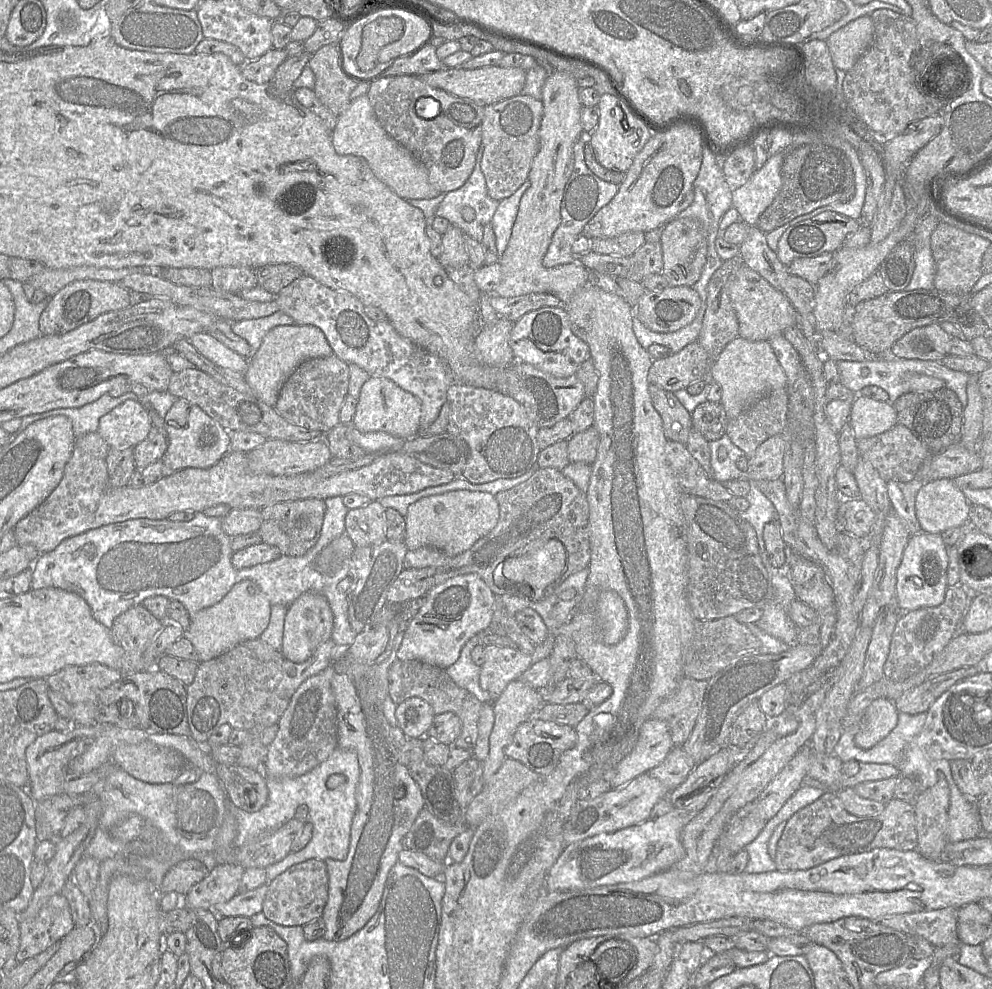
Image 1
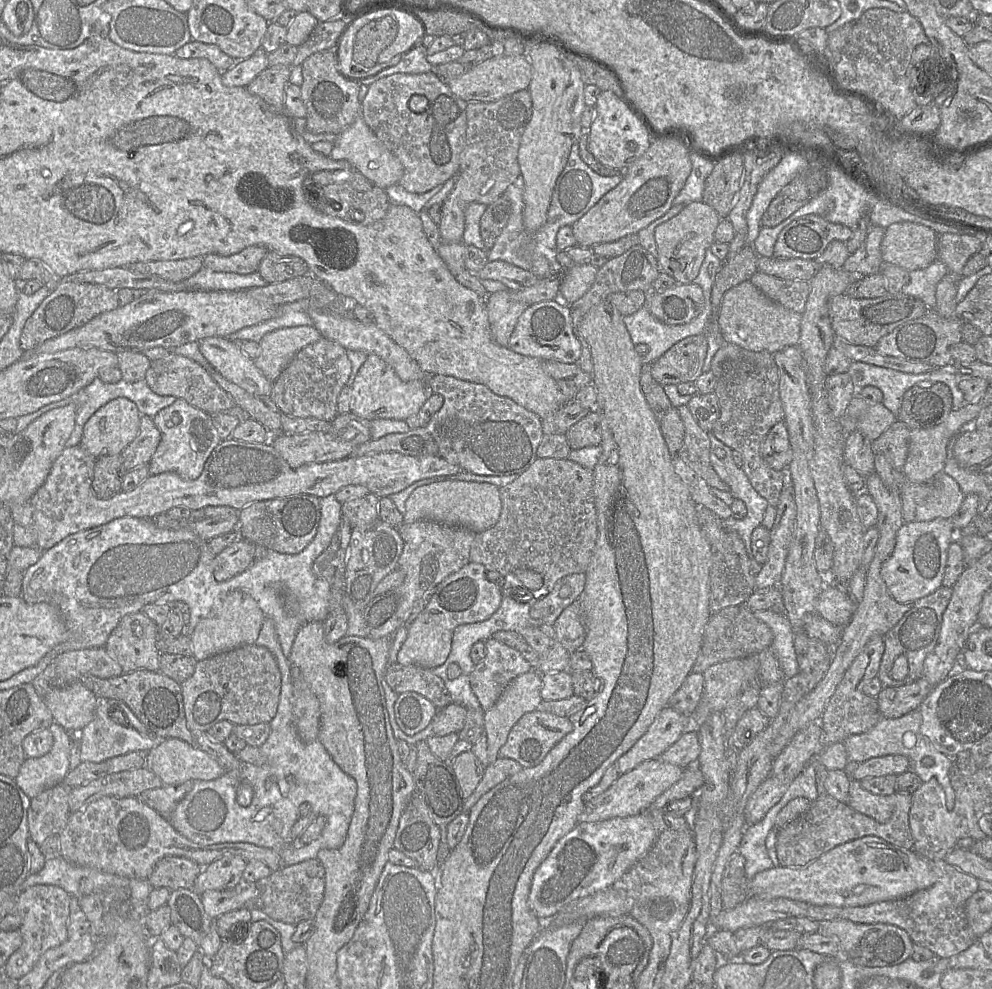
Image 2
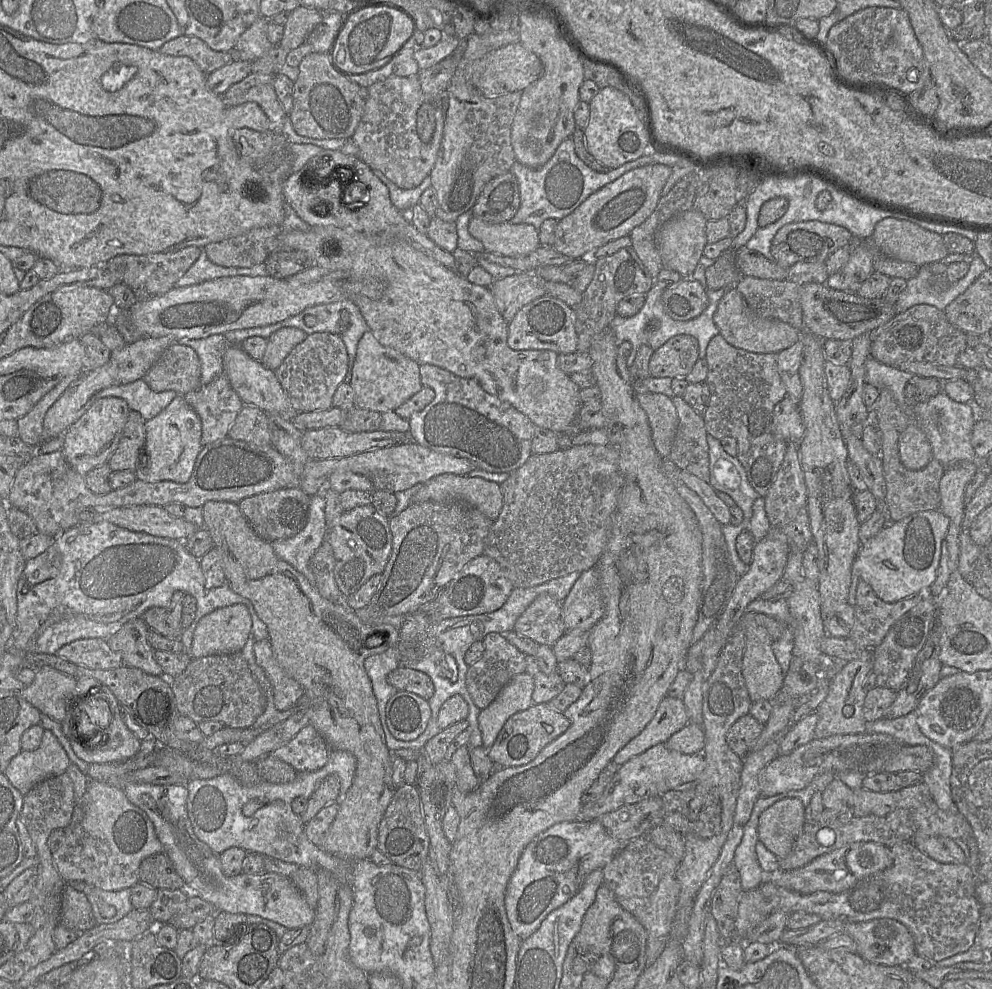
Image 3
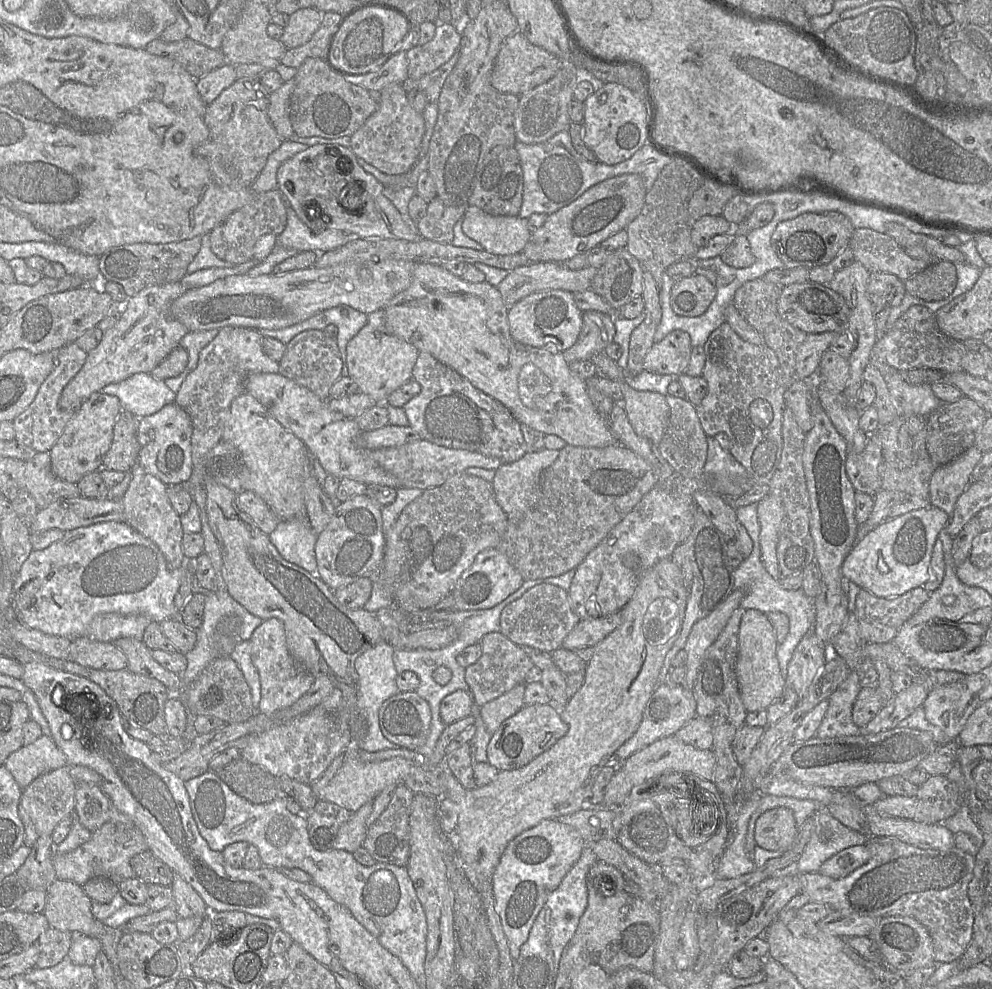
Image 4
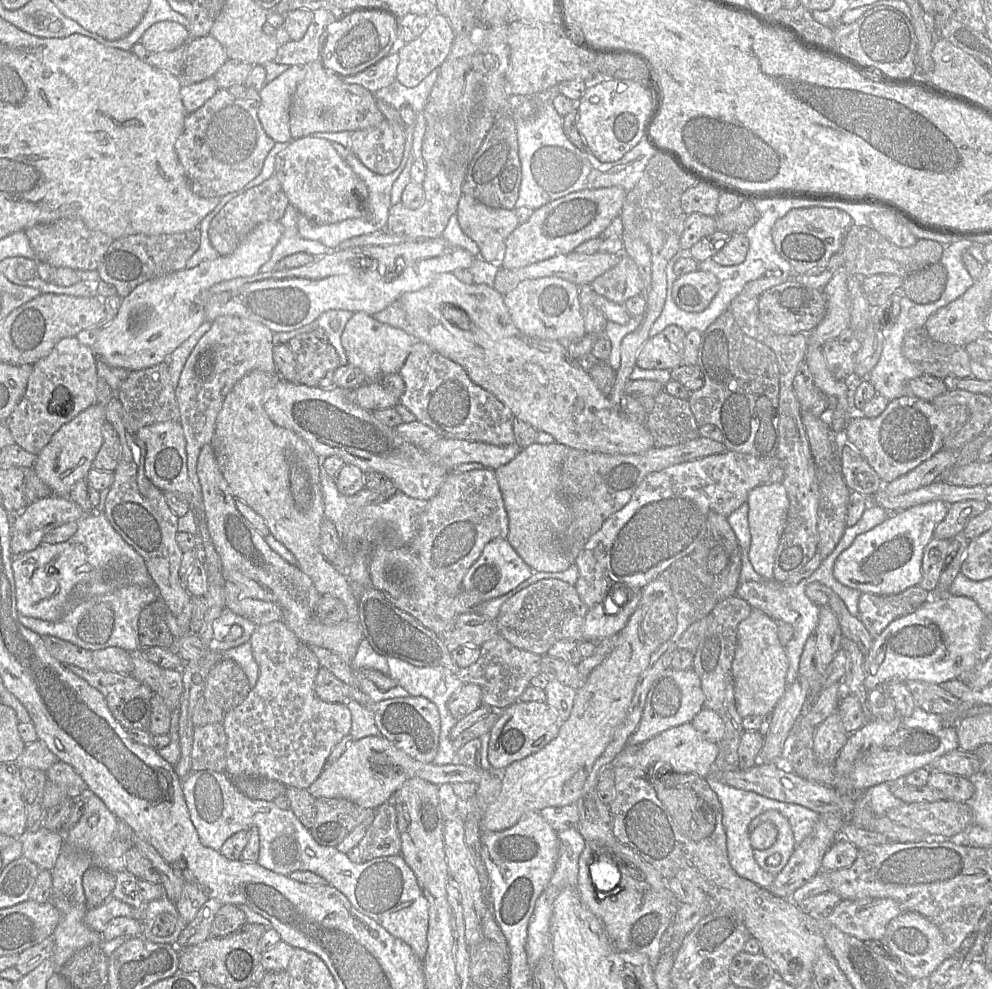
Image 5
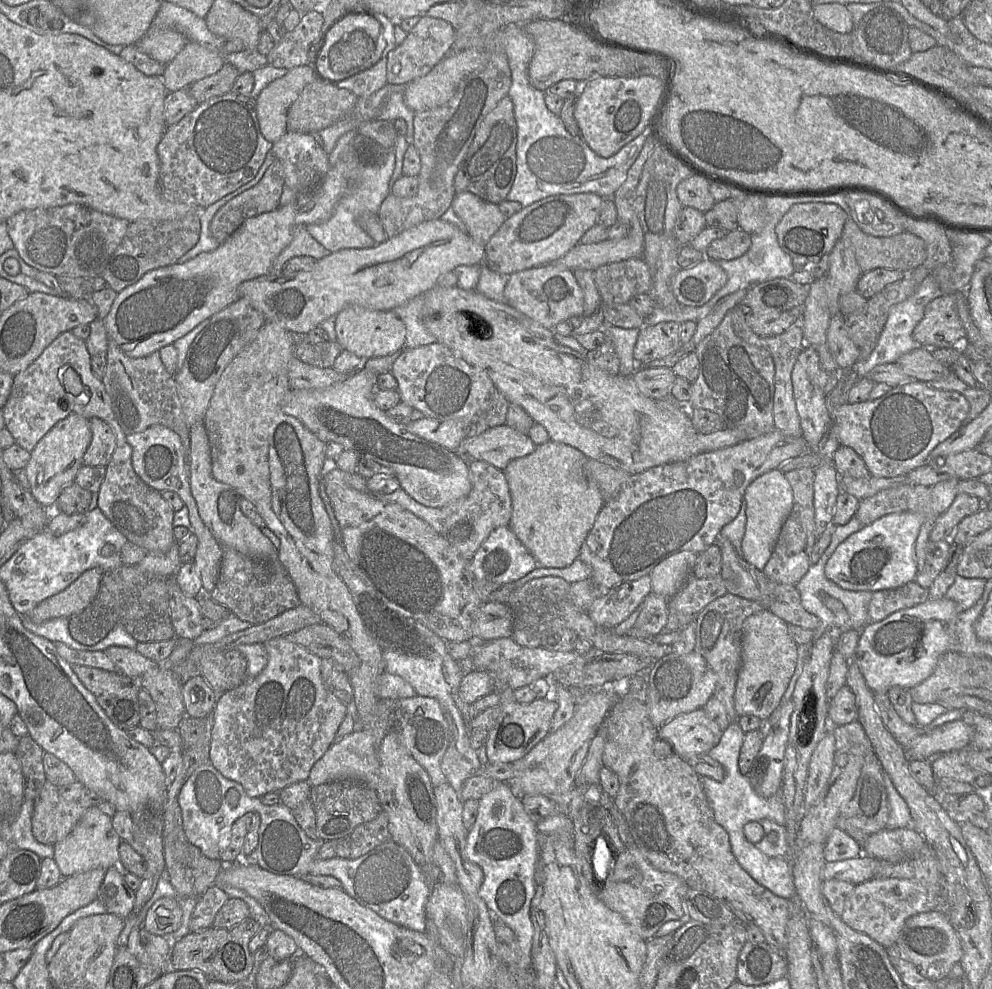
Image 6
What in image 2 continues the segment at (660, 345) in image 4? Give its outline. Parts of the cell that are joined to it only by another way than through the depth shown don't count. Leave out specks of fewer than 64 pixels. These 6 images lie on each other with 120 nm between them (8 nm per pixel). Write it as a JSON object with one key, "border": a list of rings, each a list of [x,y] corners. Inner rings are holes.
{"border":[[[707,335],[686,337],[675,343],[651,365],[651,375],[662,386],[694,382],[703,373]]]}

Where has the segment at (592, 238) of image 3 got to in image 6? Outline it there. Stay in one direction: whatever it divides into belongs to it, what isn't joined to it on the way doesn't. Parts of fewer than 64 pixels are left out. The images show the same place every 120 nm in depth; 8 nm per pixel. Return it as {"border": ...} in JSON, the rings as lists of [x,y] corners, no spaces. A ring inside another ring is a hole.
{"border":[[[594,193],[548,196],[506,218],[485,245],[484,262],[501,275],[549,264],[577,245],[584,233],[599,221],[604,198]]]}

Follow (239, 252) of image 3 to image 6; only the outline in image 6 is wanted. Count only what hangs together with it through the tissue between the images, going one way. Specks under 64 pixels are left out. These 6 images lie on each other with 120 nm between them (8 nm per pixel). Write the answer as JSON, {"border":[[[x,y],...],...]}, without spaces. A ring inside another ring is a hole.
{"border":[[[275,158],[256,185],[238,194],[217,211],[209,226],[213,237],[223,243],[246,219],[276,210],[280,206],[284,186],[284,167]]]}

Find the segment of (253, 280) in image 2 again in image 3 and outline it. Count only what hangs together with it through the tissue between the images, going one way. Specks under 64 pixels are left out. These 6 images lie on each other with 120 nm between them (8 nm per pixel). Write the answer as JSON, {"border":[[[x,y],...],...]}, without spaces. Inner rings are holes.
{"border":[[[201,248],[198,259],[176,282],[175,287],[181,288],[200,284],[216,278],[233,276],[268,276],[268,272],[265,263],[261,263],[248,268],[224,267],[214,264],[207,257],[205,249]]]}

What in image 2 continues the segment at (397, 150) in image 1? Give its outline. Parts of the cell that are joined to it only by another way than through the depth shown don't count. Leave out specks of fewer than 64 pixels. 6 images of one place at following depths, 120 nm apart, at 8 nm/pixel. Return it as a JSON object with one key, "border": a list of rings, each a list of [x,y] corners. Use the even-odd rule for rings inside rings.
{"border":[[[361,115],[339,134],[330,157],[334,160],[347,160],[373,185],[382,189],[398,184],[404,172],[399,159],[374,135]]]}

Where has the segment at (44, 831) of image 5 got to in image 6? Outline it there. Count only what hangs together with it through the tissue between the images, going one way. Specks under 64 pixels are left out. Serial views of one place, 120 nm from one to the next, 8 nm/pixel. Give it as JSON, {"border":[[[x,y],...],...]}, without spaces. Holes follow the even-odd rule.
{"border":[[[25,797],[17,816],[7,822],[11,830],[13,849],[29,850],[41,859],[54,857],[54,845],[42,844],[37,841],[32,832],[32,815],[34,801]]]}

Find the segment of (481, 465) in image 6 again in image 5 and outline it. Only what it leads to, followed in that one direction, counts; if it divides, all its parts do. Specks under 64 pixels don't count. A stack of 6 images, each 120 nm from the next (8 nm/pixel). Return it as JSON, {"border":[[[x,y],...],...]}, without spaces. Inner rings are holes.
{"border":[[[488,468],[469,472],[449,472],[438,492],[427,501],[424,511],[418,516],[418,529],[409,543],[409,549],[419,558],[427,574],[446,588],[447,593],[462,591],[462,581],[479,558],[484,547],[496,538],[507,539],[509,518],[495,471]]]}

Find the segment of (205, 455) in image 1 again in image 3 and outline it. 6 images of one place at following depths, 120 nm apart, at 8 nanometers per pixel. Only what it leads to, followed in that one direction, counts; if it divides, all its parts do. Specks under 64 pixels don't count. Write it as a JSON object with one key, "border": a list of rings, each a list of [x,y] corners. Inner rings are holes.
{"border":[[[177,395],[158,415],[145,422],[145,444],[135,469],[137,479],[146,482],[173,481],[186,483],[202,449],[202,423],[198,414]]]}

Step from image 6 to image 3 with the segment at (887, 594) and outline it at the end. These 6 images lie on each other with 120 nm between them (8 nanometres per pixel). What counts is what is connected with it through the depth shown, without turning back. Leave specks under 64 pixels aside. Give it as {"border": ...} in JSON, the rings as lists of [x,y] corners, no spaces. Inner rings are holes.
{"border":[[[859,580],[854,606],[855,622],[848,638],[862,649],[874,649],[881,644],[892,626],[921,599],[921,594],[914,594],[887,603],[874,593],[868,583]]]}

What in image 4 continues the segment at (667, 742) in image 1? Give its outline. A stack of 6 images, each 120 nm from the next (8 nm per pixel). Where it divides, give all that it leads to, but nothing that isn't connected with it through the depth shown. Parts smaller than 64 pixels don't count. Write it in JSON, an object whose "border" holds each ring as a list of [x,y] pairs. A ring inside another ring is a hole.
{"border":[[[667,681],[660,682],[645,707],[638,729],[617,749],[614,757],[618,761],[624,761],[655,741],[674,735],[696,716],[696,700],[693,690],[688,690],[682,685],[670,684]]]}

